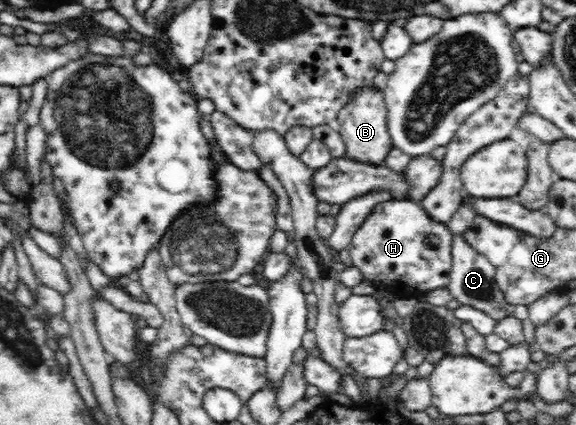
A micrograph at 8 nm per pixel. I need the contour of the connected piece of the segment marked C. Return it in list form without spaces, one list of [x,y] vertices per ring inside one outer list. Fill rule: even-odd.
[[[461,234],[452,235],[451,253],[452,266],[450,282],[447,288],[454,299],[457,299],[463,305],[468,305],[485,312],[495,321],[513,315],[512,306],[506,302],[504,294],[495,281],[495,266],[483,254],[473,249]]]

